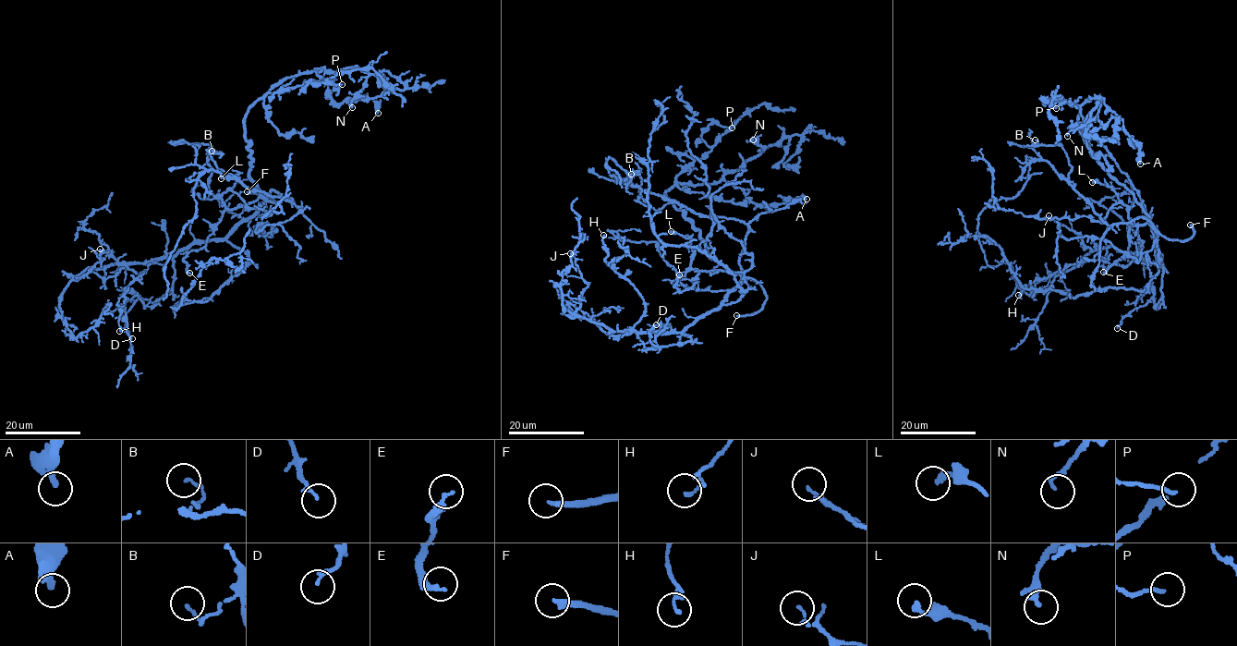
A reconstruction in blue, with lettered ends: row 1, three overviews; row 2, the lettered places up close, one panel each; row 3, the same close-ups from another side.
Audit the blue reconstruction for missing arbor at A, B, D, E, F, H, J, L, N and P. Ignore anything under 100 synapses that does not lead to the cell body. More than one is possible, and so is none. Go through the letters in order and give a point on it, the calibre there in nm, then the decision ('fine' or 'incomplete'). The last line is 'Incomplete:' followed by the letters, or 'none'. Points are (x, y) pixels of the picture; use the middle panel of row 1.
A: place (806, 199); calibre 280 nm; fine
B: place (631, 174); calibre 120 nm; fine
D: place (656, 324); calibre 160 nm; fine
E: place (679, 274); calibre 260 nm; fine
F: place (736, 315); calibre 220 nm; incomplete
H: place (603, 235); calibre 130 nm; fine
J: place (570, 253); calibre 100 nm; fine
L: place (671, 231); calibre 260 nm; fine
N: place (753, 140); calibre 180 nm; fine
P: place (732, 127); calibre 140 nm; fine
Incomplete: F

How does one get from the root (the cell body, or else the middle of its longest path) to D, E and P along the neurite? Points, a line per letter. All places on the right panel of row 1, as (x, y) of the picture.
D: (1157, 237), (1155, 244), (1163, 267), (1160, 298), (1155, 305), (1151, 297), (1146, 304), (1134, 309), (1117, 328)
E: (1157, 237), (1157, 232), (1147, 223), (1130, 223), (1127, 257), (1114, 262), (1103, 272)
P: (1157, 237), (1134, 196), (1091, 154), (1079, 126), (1078, 107), (1055, 96), (1045, 99), (1056, 108)

